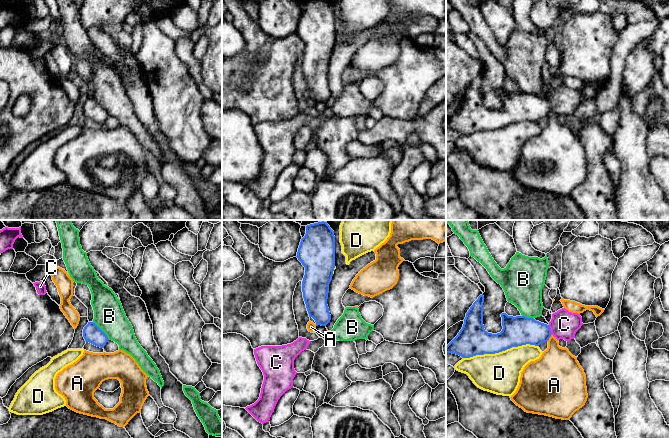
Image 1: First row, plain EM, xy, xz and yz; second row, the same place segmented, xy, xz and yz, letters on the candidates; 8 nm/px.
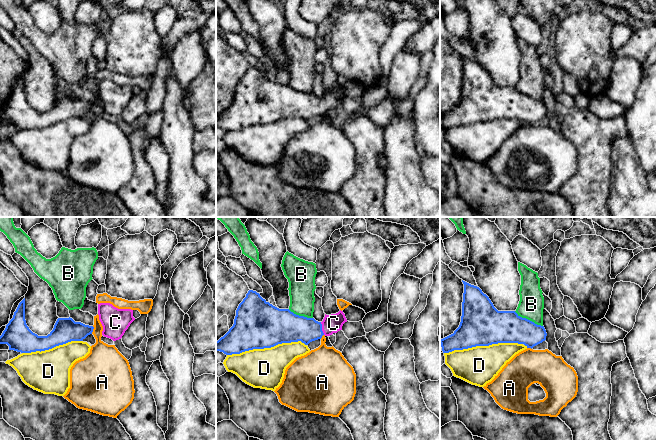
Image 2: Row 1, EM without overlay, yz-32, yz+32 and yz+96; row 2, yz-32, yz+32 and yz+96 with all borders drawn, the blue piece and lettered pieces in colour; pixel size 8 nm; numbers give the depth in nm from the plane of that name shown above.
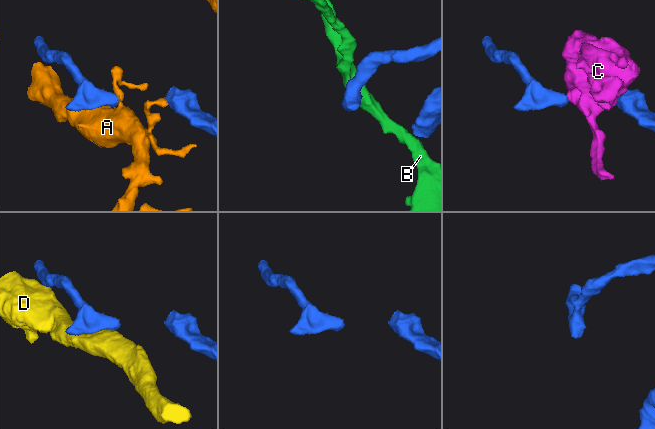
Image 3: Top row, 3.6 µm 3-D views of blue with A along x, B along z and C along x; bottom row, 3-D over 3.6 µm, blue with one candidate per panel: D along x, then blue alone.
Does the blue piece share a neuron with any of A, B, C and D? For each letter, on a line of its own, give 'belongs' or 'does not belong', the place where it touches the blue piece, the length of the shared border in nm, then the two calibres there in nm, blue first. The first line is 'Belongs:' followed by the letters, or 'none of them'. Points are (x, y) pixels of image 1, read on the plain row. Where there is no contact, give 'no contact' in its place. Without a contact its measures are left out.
Belongs: C
A: does not belong; meets blue in yz at (549, 113); contact 70 nm long; 240 nm thick on the blue side, 320 nm on the other
B: does not belong; meets blue in xy at (101, 106); contact 200 nm long; 150 nm thick on the blue side, 240 nm on the other
C: belongs; meets blue in yz at (550, 106); contact 80 nm long; 240 nm thick on the blue side, 220 nm on the other
D: does not belong; meets blue in yz at (500, 127); contact 600 nm long; 240 nm thick on the blue side, 320 nm on the other

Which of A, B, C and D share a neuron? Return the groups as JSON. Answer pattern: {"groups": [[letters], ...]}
{"groups": [["A"], ["B"], ["C"], ["D"]]}

